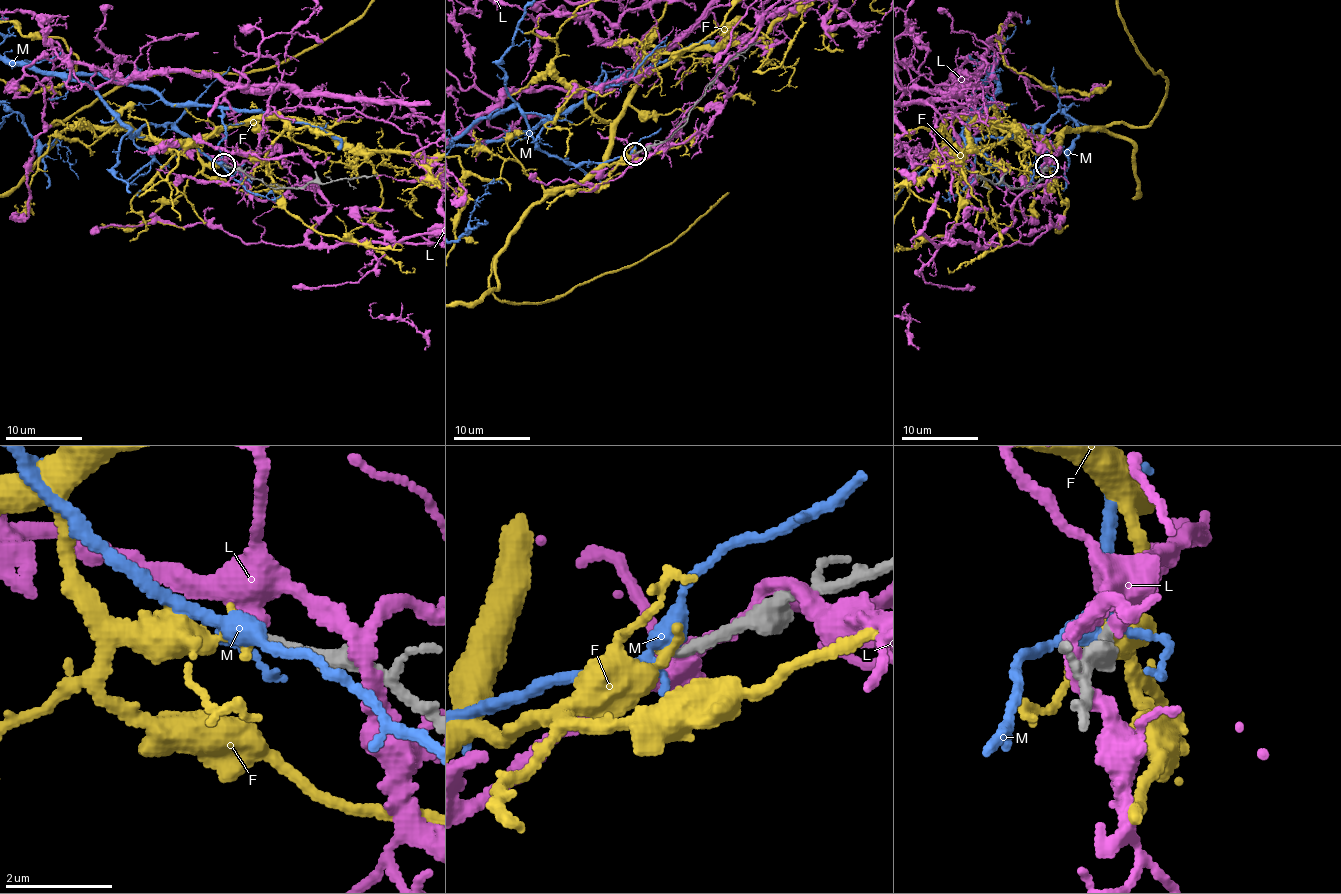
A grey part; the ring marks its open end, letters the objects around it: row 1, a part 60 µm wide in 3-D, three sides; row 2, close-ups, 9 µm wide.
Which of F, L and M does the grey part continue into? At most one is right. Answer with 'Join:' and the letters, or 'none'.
Join: none

